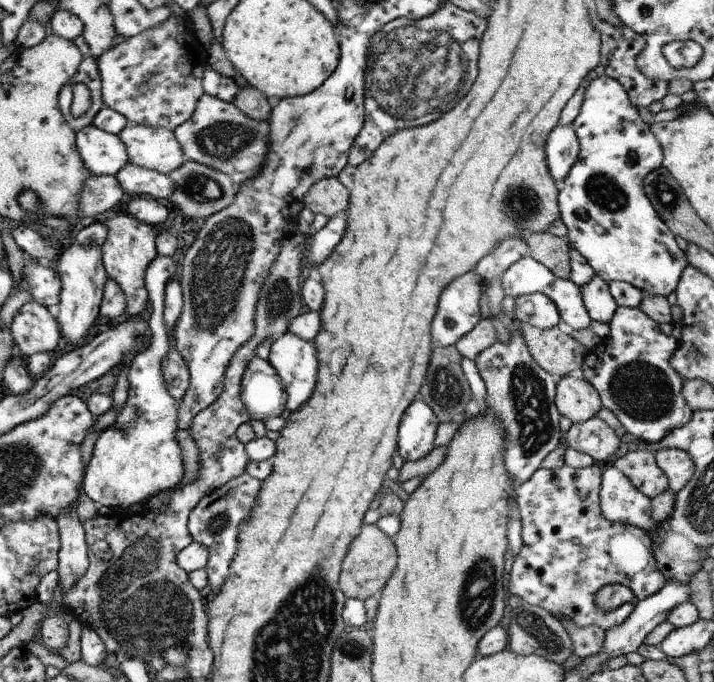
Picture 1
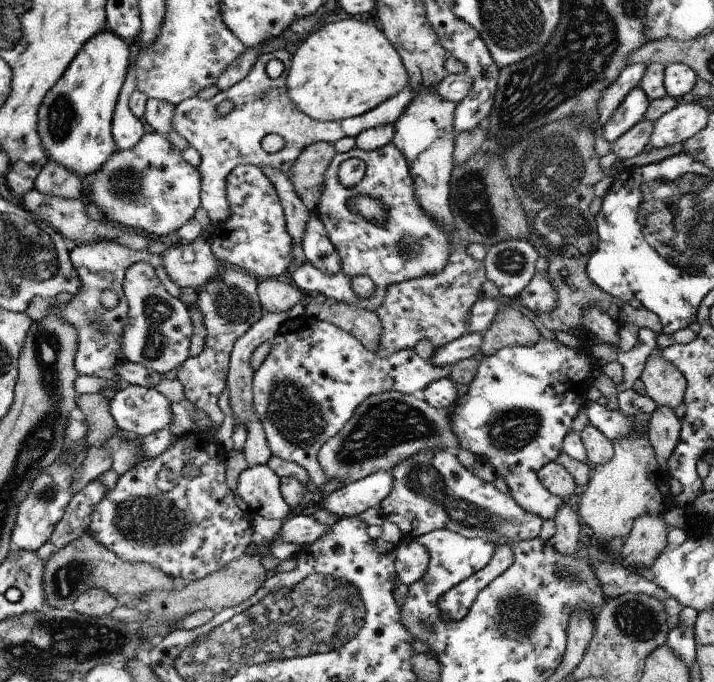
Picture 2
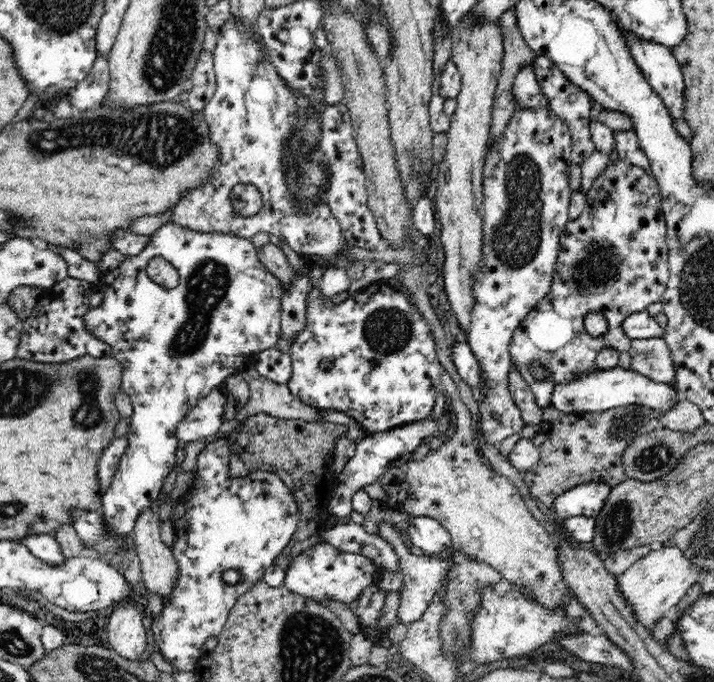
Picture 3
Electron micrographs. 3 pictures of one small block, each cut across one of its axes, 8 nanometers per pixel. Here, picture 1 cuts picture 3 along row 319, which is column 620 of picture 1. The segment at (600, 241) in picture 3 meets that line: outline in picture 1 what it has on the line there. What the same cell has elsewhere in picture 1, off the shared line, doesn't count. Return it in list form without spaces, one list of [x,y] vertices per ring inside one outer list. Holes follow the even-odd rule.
[[[564,464],[555,469],[536,469],[524,482],[517,486],[516,504],[522,522],[522,548],[514,556],[508,576],[510,594],[520,596],[524,603],[544,607],[557,619],[570,618],[576,626],[600,626],[605,631],[618,626],[630,616],[635,604],[622,604],[616,610],[600,610],[594,596],[608,584],[628,586],[638,601],[656,594],[666,583],[664,574],[658,570],[652,550],[651,537],[640,528],[620,522],[610,522],[602,516],[600,487],[602,469],[594,464],[584,468],[572,468]]]

